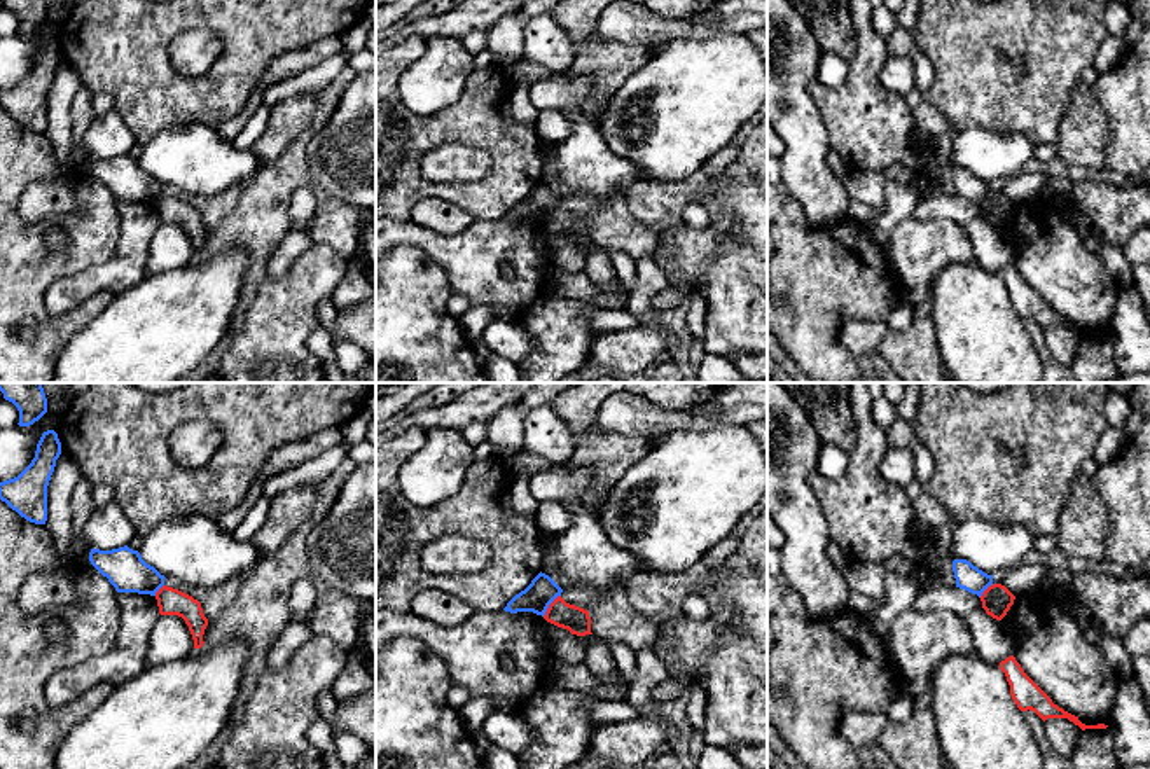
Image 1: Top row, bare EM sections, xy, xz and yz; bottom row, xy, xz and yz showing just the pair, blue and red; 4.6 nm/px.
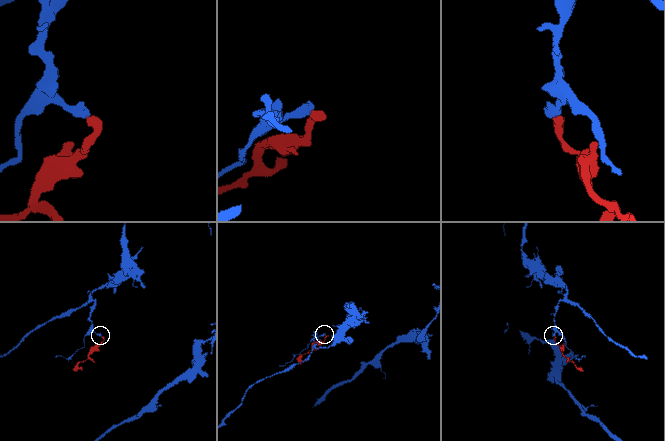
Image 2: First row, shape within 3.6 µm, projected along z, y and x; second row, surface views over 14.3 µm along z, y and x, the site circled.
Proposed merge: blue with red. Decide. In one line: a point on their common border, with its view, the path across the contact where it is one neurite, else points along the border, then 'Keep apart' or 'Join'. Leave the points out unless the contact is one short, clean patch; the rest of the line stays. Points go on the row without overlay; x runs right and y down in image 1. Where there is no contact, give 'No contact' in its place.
Touches blue at xz (549, 212). Boundary: xz (560, 203), (542, 224). Keep apart

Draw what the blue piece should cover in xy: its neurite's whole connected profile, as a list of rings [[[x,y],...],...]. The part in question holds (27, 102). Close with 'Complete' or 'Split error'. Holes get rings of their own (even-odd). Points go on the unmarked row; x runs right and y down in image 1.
[[[54,38],[44,40],[31,72],[17,86],[0,91],[0,108],[26,129],[45,133],[47,94],[59,63],[58,42]]]. Complete

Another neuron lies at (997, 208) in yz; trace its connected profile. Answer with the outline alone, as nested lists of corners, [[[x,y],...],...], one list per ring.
[[[1001,192],[989,194],[980,204],[982,217],[996,229],[1001,229],[1007,224],[1014,208],[1015,204]]]

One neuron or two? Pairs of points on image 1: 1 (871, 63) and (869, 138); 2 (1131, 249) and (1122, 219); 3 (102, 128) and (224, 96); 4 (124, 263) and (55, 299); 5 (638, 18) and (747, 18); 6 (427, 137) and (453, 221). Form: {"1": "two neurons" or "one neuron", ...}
{"1": "one neuron", "2": "two neurons", "3": "two neurons", "4": "one neuron", "5": "one neuron", "6": "two neurons"}

